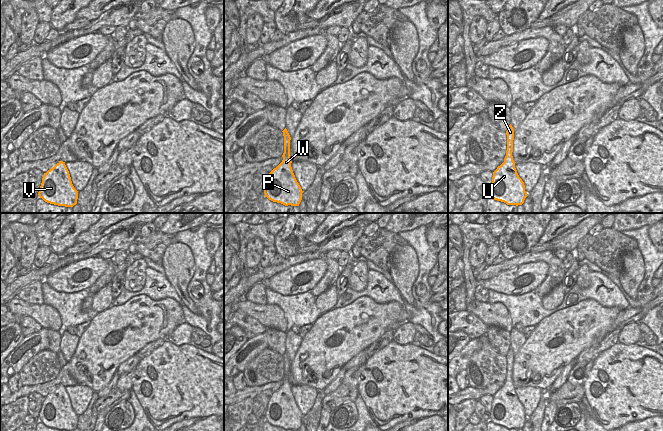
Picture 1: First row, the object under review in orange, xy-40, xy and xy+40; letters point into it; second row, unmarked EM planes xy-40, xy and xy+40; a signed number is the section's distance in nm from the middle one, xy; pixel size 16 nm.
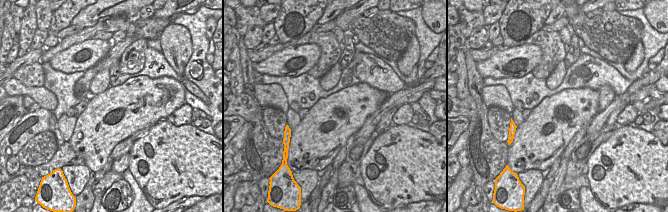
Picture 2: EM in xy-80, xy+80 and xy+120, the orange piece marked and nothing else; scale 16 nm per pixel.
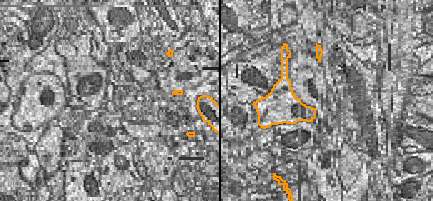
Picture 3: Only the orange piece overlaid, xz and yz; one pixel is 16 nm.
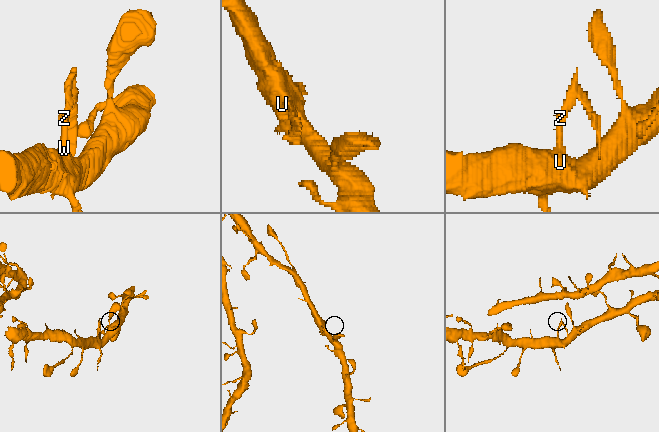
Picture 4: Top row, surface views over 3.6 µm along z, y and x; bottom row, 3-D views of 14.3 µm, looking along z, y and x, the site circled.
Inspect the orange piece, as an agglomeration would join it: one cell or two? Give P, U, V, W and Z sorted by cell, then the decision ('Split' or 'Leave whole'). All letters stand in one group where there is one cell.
Groups: P U V W / Z. Split.

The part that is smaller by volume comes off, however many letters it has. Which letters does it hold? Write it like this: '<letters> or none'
Z

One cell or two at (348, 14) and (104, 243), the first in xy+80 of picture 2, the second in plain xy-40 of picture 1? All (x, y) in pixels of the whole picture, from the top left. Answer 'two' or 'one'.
one

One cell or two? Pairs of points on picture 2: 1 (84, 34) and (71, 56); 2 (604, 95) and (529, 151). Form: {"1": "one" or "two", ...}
{"1": "two", "2": "two"}

